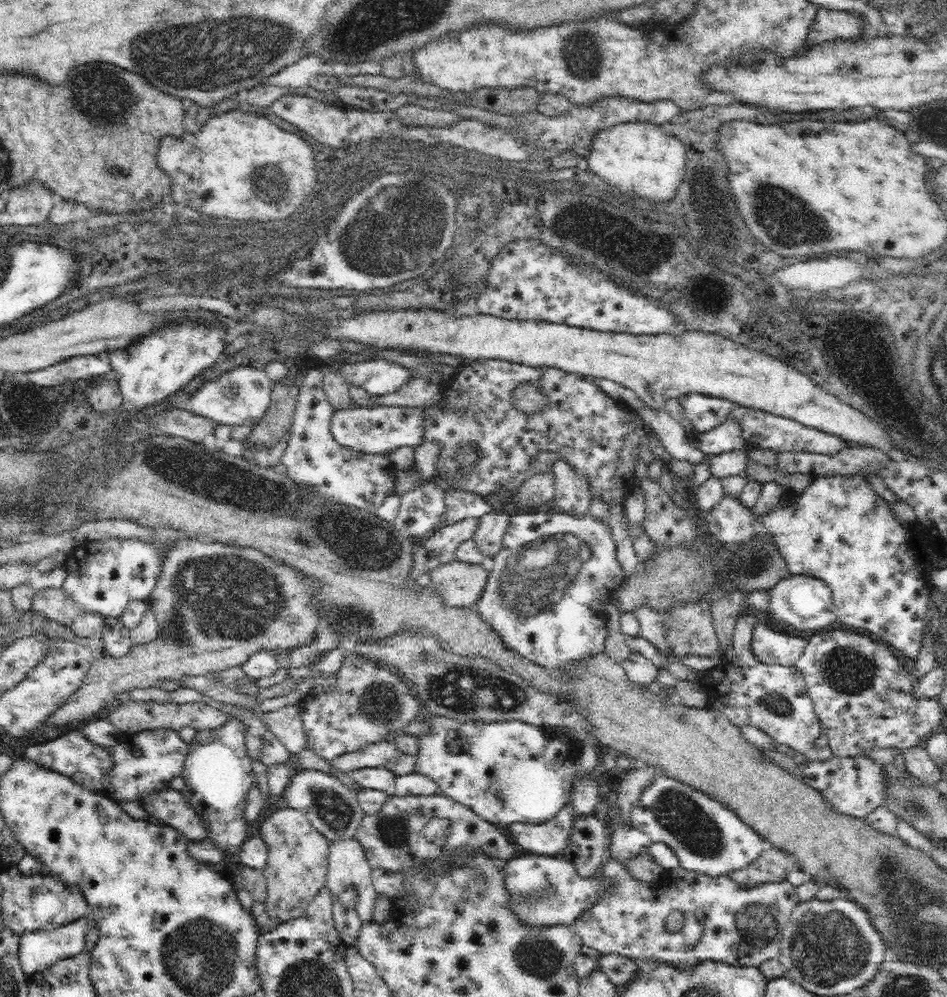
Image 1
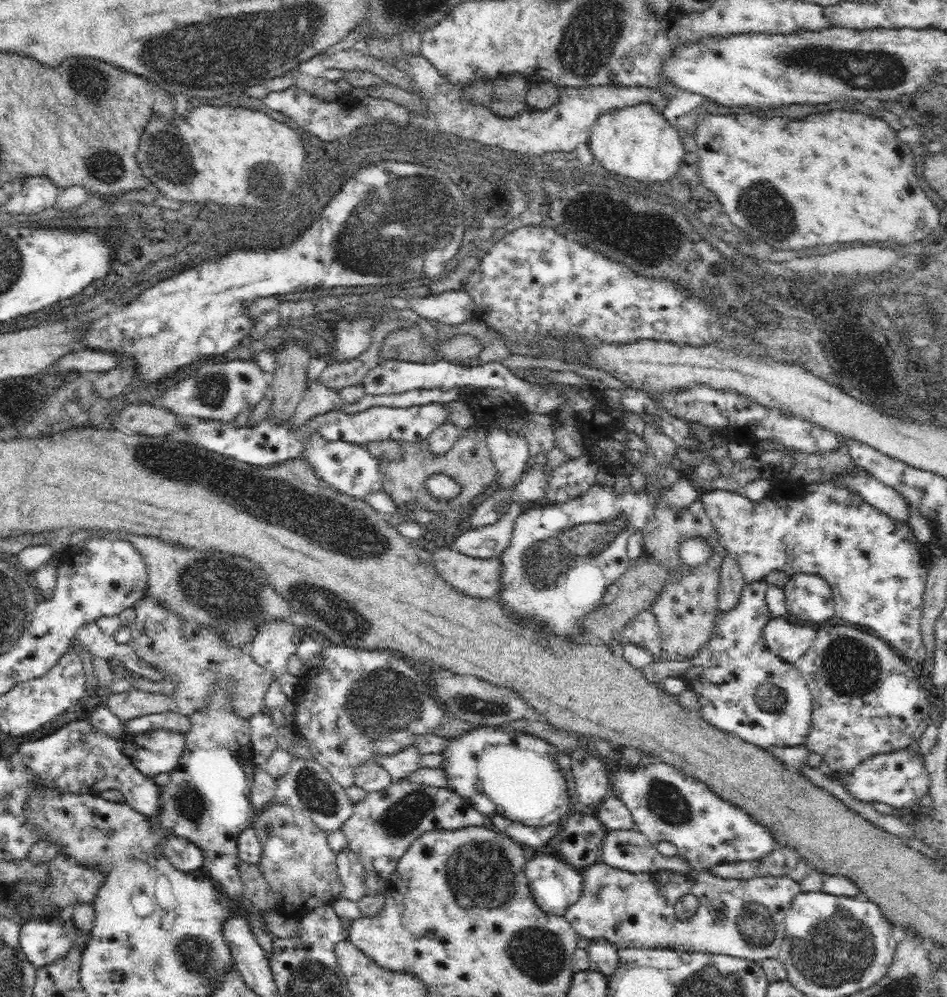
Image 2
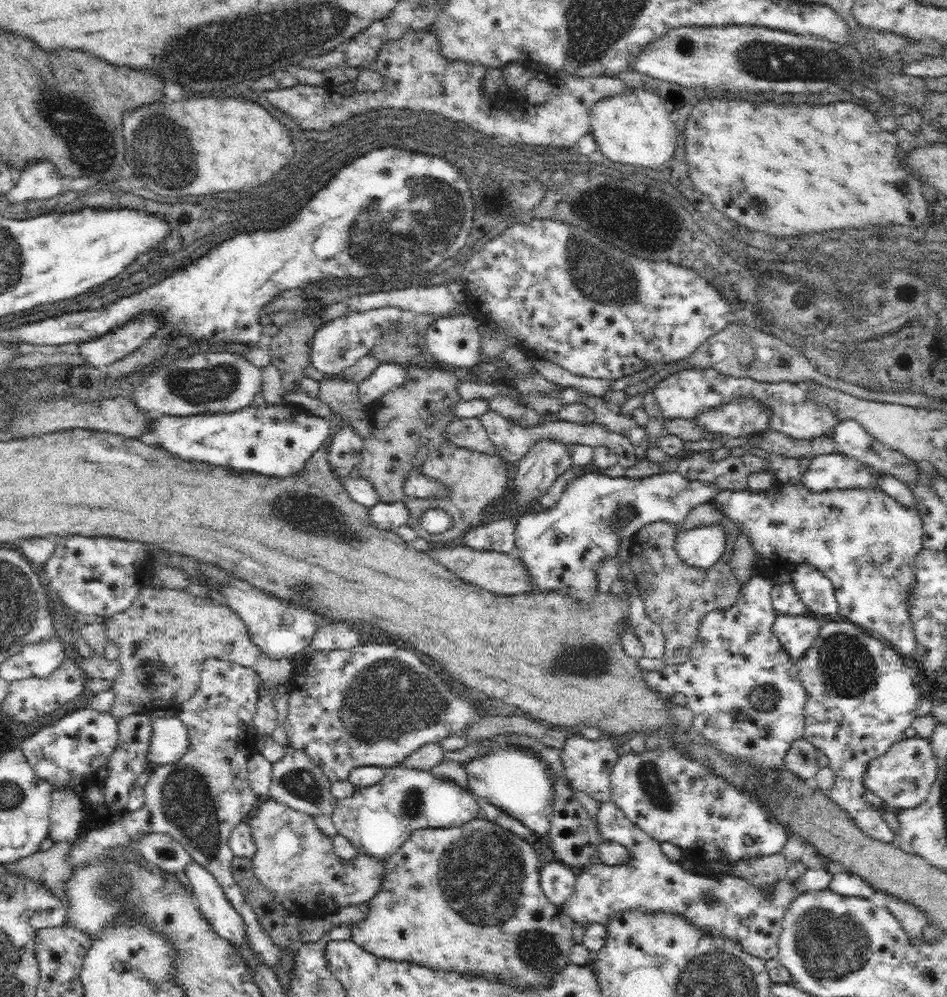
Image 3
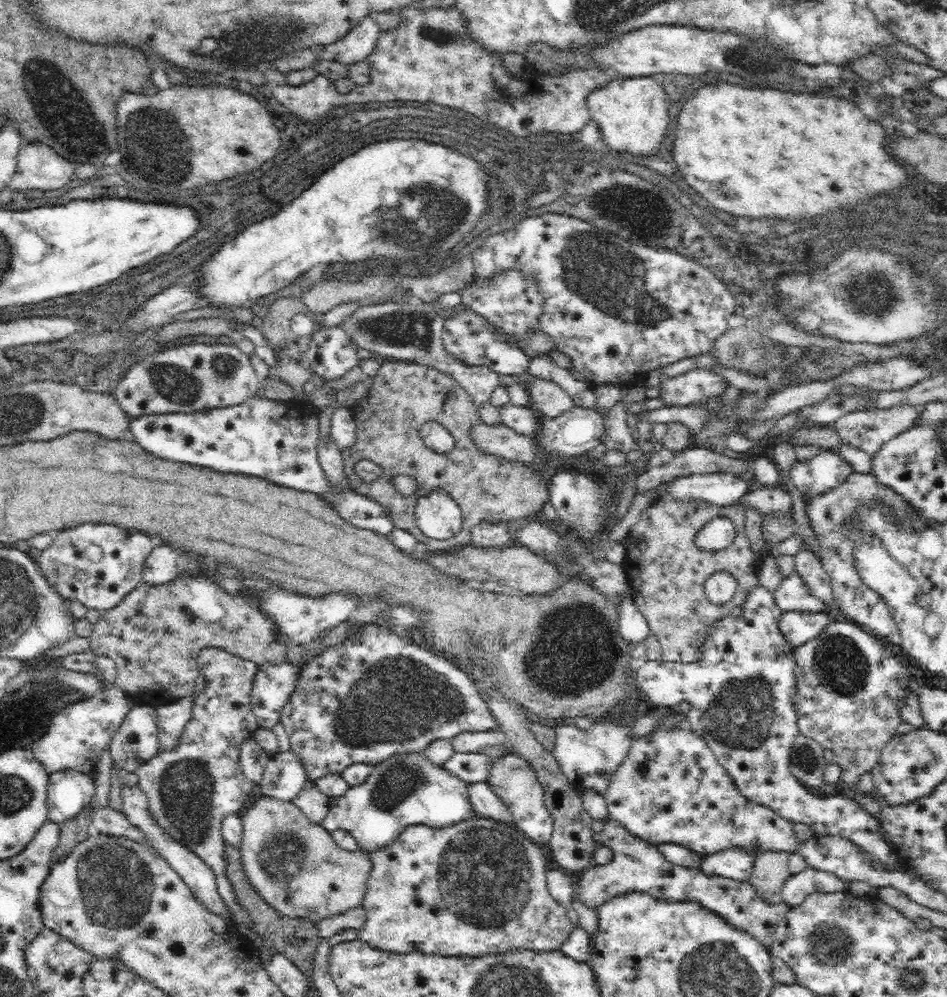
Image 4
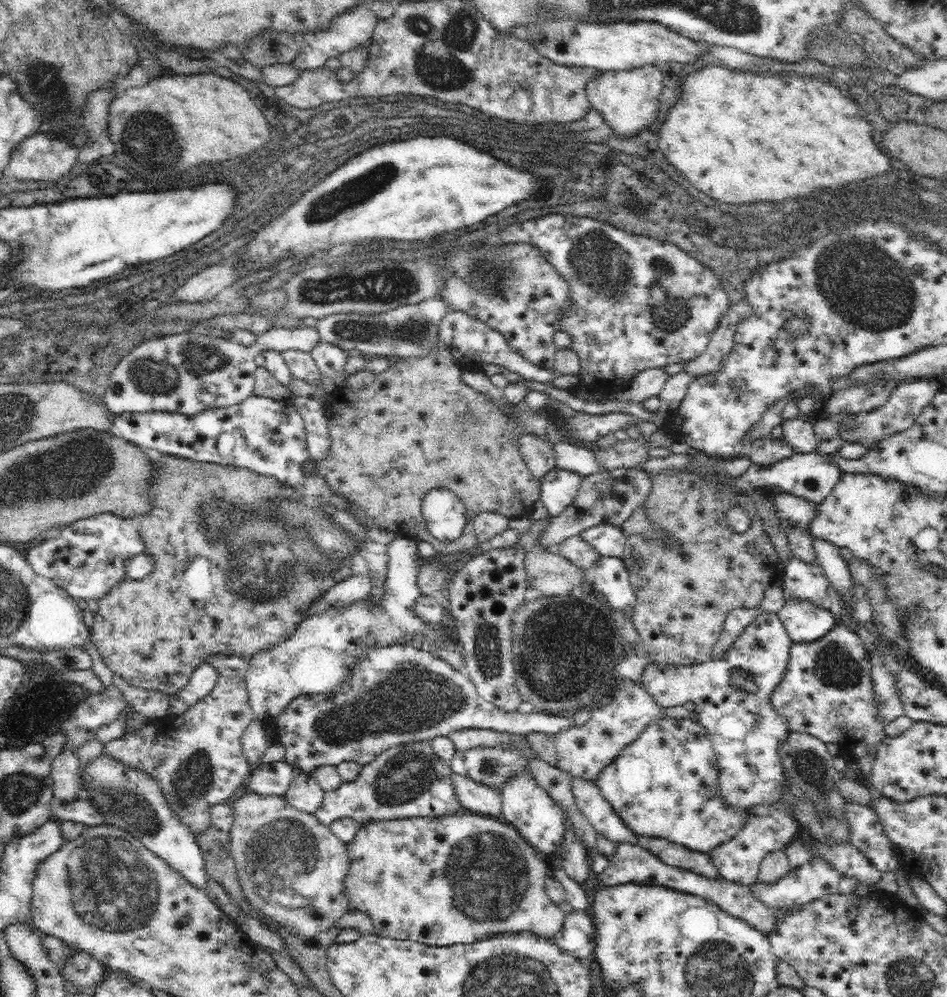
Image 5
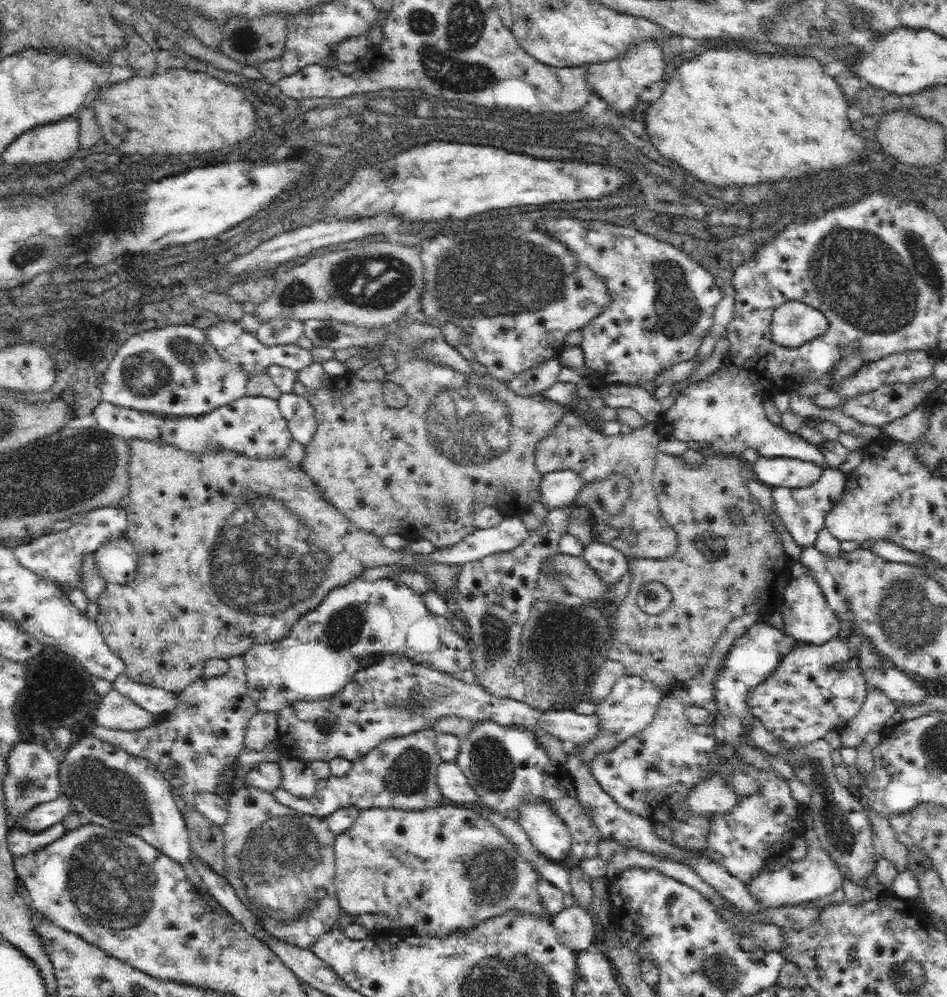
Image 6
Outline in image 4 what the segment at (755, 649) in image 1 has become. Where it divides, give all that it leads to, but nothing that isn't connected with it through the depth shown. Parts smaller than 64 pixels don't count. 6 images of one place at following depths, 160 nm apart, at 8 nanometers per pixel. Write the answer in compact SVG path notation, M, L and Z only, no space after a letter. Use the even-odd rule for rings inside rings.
M784 613L778 628L782 637L796 650L812 638L817 638L829 620L823 613Z

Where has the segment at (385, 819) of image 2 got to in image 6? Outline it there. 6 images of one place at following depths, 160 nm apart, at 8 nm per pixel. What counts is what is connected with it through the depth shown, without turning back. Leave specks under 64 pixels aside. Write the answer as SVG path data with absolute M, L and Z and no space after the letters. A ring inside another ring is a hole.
M434 728L422 729L418 733L408 734L407 737L388 737L387 740L368 752L366 757L352 762L351 769L341 777L330 775L327 779L319 779L316 790L312 797L304 799L290 794L281 786L274 788L271 792L274 798L284 806L289 806L294 810L317 817L327 817L336 812L339 808L347 806L356 806L358 809L404 809L404 810L422 810L426 808L434 809L442 802L442 795L437 785L437 768L443 761L437 748L437 731Z

